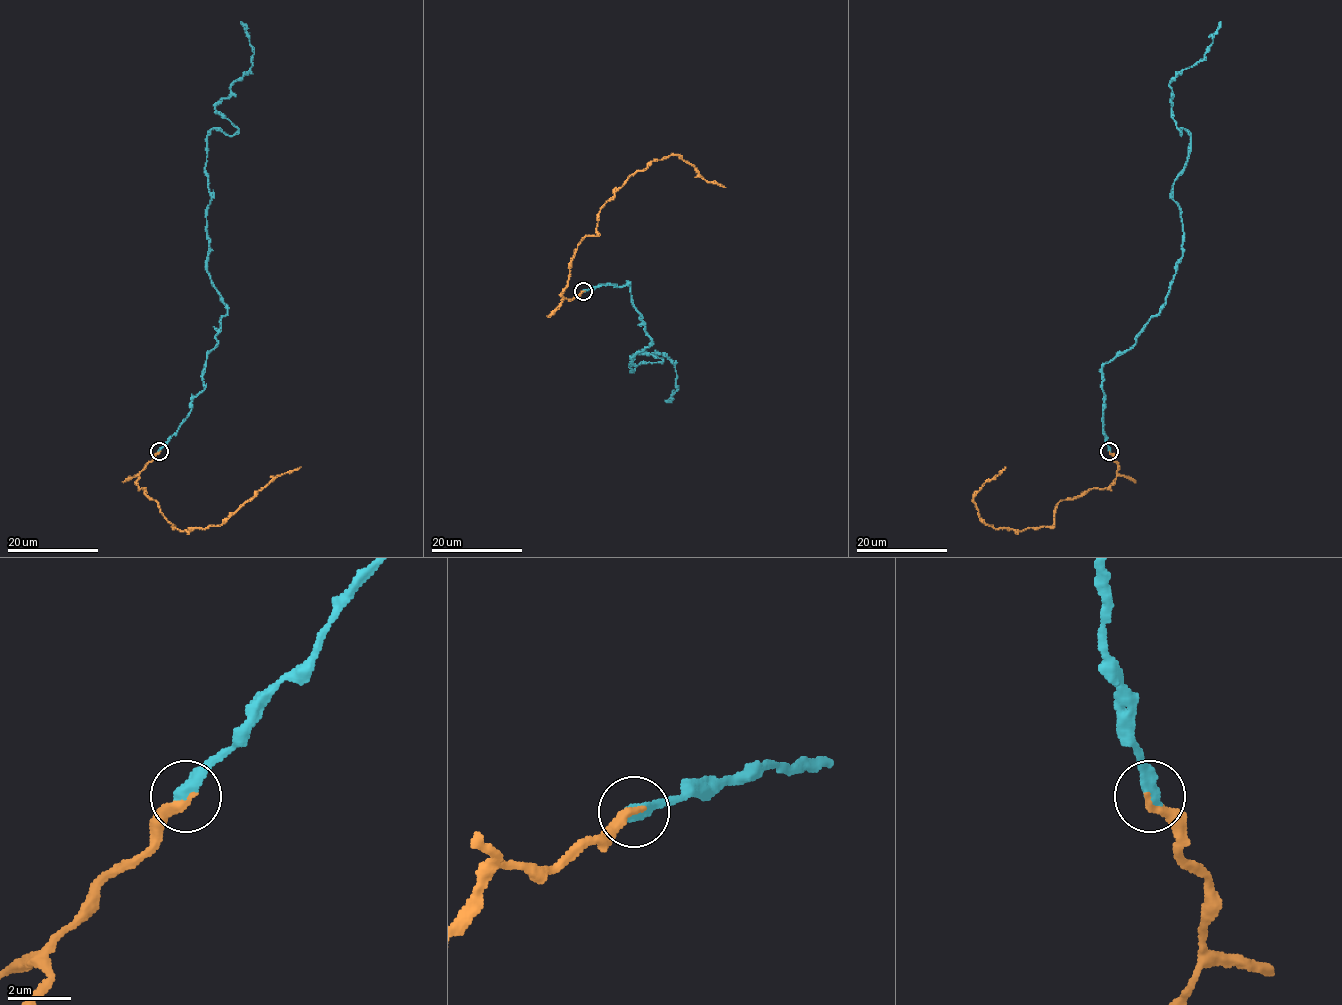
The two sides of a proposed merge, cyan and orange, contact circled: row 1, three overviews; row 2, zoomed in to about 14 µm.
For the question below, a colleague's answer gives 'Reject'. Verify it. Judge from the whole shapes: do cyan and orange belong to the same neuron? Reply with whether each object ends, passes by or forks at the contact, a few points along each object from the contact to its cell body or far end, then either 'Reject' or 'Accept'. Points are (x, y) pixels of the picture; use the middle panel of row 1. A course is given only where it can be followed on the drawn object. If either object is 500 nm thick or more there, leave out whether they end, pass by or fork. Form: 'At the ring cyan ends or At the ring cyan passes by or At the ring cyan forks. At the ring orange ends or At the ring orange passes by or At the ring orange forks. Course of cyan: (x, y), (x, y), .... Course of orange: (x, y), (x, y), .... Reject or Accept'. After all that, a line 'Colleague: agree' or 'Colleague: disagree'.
At the ring cyan ends. At the ring orange ends. Course of cyan: (583, 291), (628, 284), (651, 341), (629, 366), (658, 351), (674, 365), (665, 401). Course of orange: (583, 291), (571, 299), (561, 294), (578, 243), (595, 236), (600, 207), (636, 171), (678, 155), (725, 187). Accept
Colleague: disagree

